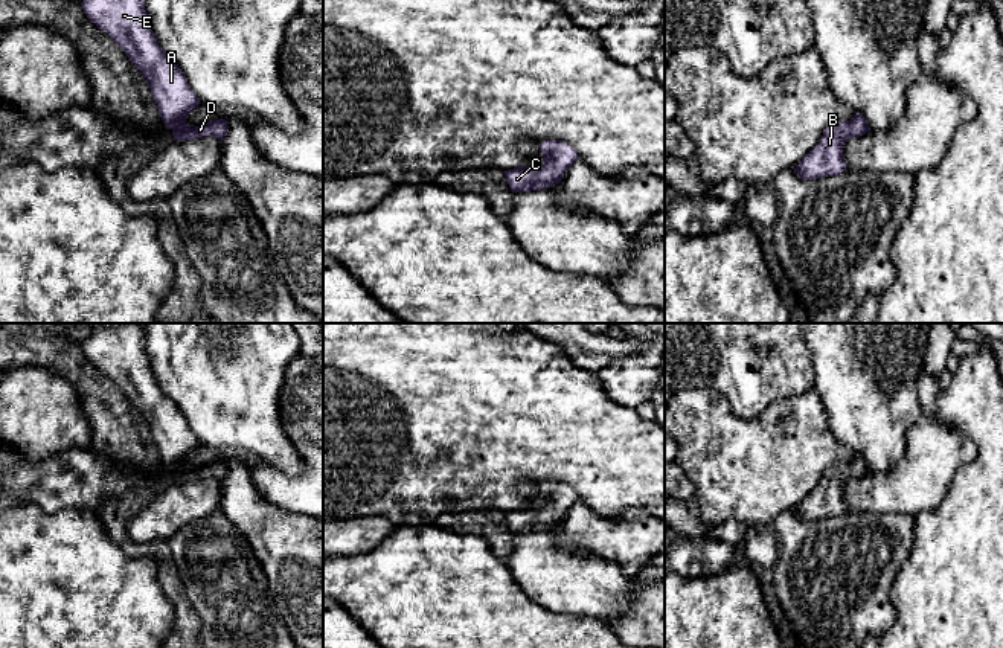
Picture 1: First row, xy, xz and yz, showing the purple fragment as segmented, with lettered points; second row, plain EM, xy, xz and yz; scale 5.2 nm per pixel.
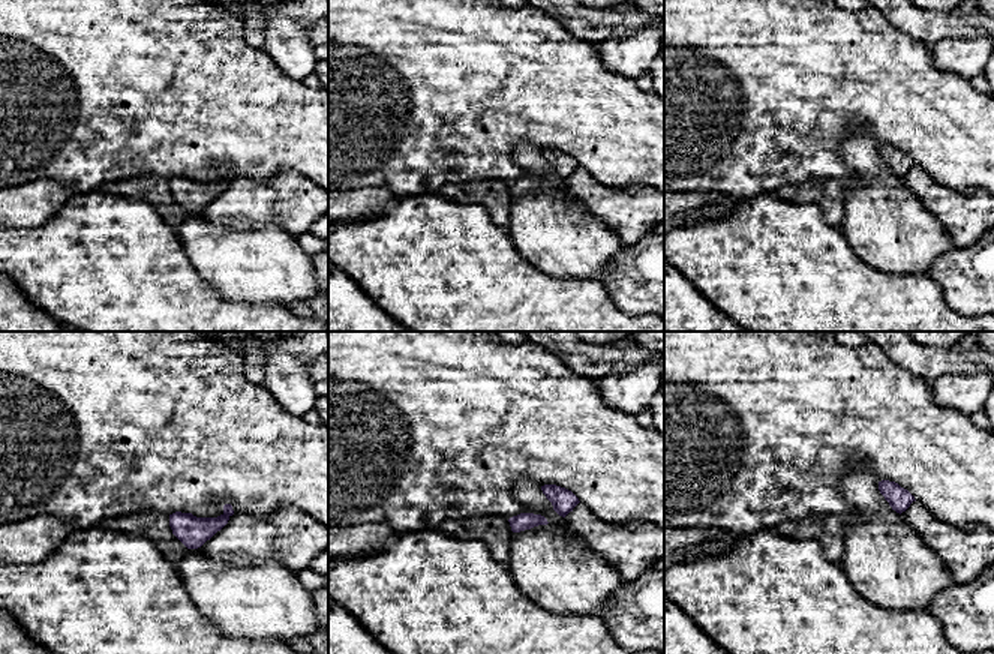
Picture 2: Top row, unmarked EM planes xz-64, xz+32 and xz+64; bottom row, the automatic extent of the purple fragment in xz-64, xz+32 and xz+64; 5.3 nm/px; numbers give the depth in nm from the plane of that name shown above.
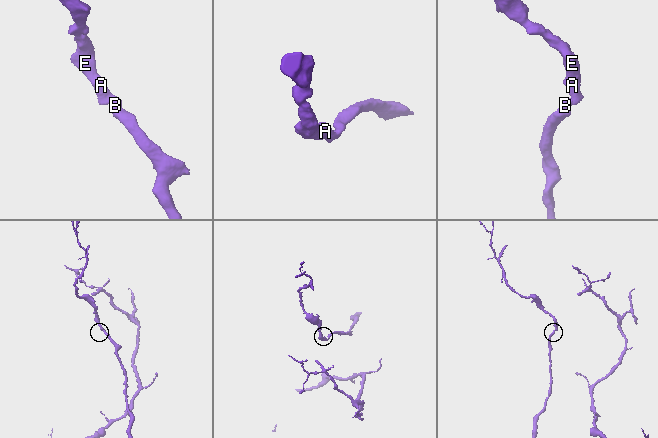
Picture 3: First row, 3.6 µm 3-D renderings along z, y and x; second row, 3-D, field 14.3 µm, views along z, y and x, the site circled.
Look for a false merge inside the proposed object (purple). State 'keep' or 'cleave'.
keep

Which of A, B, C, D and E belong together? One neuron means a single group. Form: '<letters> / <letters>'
A B C D E

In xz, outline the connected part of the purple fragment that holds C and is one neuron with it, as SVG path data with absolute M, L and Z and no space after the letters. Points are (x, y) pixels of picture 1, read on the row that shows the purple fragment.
M561 140L538 143L544 163L541 166L518 166L505 171L512 192L530 192L555 186L564 178L564 172L579 159L578 152Z

